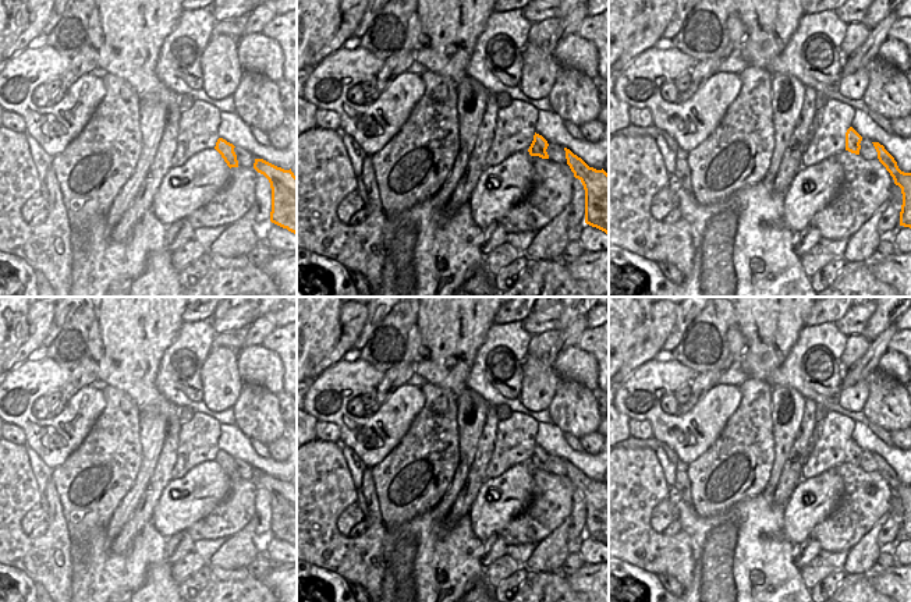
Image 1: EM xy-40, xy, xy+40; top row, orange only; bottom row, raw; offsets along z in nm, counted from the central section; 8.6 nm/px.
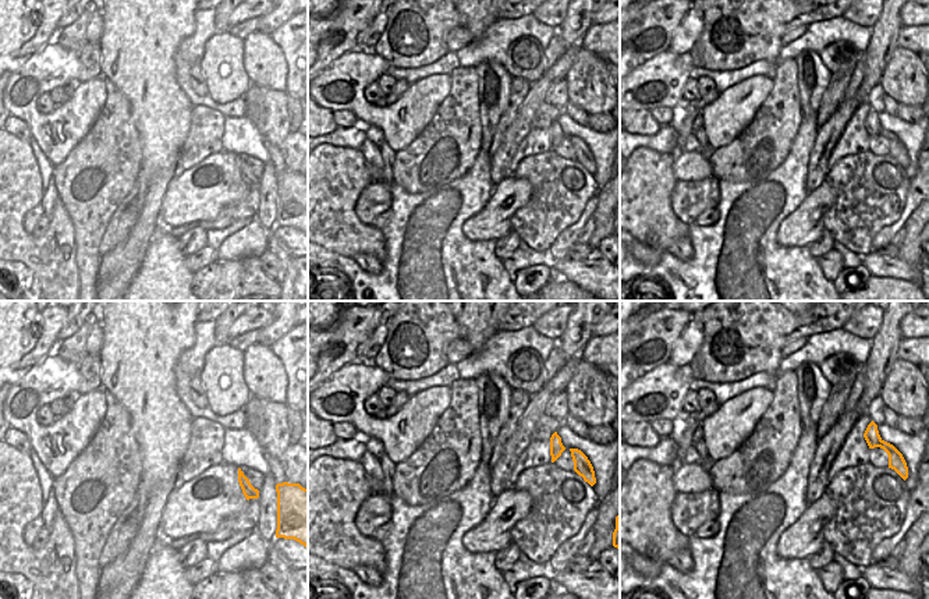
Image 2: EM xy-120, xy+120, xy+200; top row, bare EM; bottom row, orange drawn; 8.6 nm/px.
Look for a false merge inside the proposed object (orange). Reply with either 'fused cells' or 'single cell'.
fused cells

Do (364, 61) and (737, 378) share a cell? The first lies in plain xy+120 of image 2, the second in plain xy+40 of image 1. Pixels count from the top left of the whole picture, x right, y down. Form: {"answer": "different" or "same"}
{"answer": "different"}

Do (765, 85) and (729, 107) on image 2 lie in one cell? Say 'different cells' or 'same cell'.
same cell

